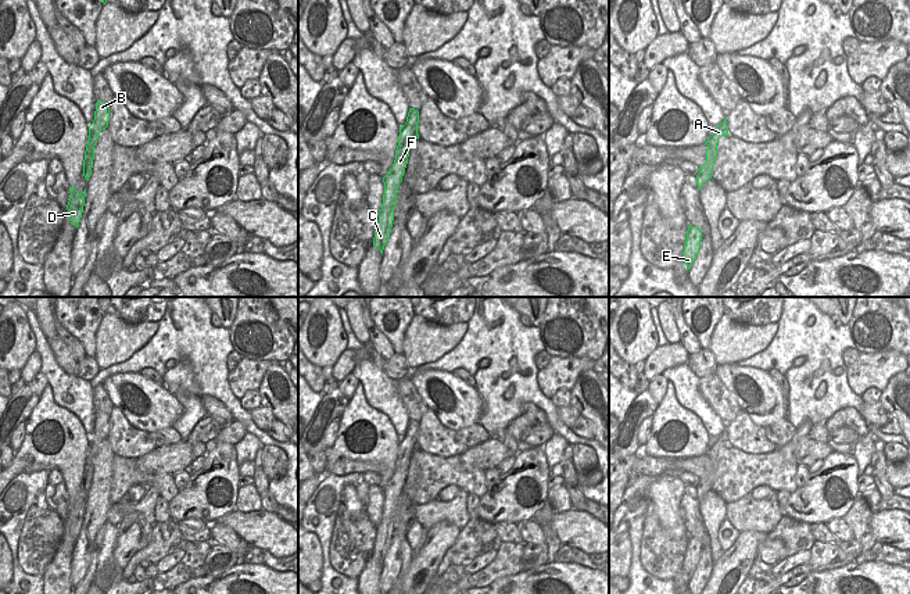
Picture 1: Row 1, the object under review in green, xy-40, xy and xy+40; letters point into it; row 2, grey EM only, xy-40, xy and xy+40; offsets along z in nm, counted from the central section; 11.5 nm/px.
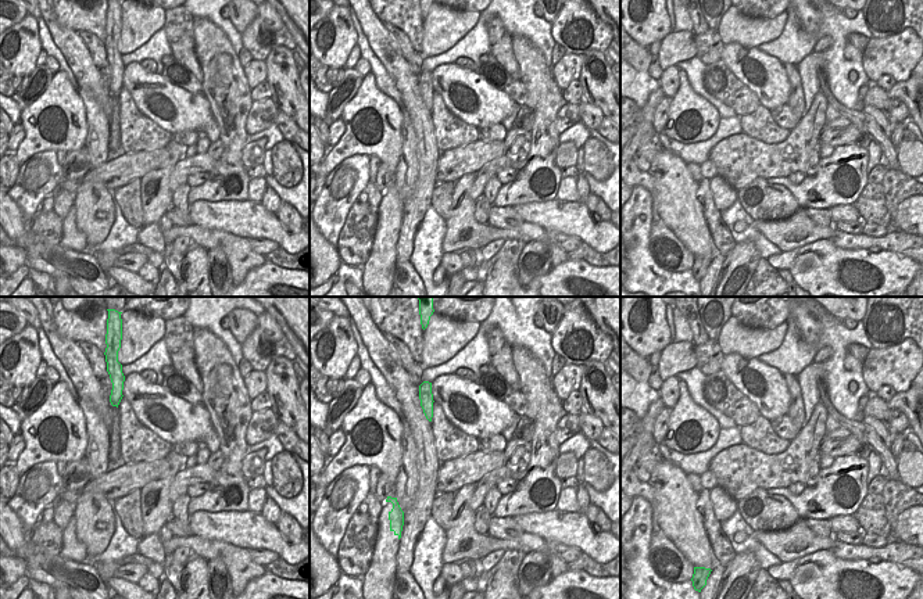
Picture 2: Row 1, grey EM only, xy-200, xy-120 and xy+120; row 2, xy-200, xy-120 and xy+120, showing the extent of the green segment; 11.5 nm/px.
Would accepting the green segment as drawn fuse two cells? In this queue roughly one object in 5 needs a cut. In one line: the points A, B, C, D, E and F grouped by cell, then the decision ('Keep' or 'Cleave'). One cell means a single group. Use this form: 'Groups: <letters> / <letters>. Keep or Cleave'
Groups: A B C D E F. Keep.

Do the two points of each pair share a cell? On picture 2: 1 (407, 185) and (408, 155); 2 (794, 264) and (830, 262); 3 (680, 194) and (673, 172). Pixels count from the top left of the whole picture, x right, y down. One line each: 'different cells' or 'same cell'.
1: same cell
2: same cell
3: same cell

